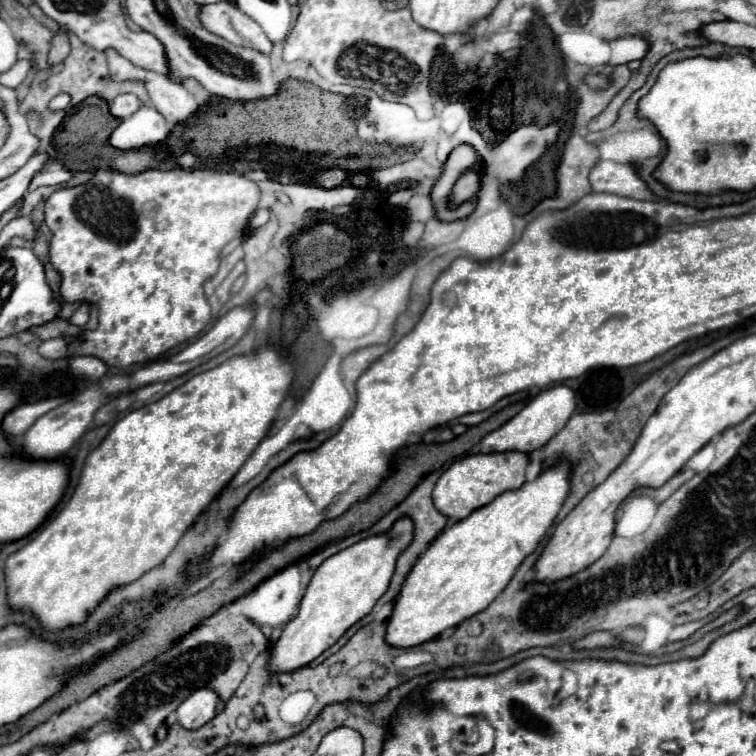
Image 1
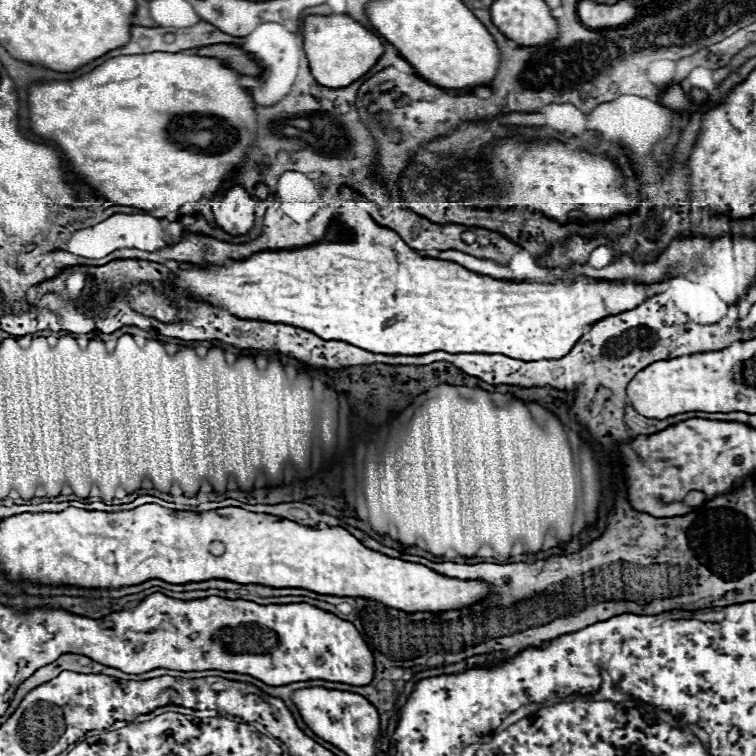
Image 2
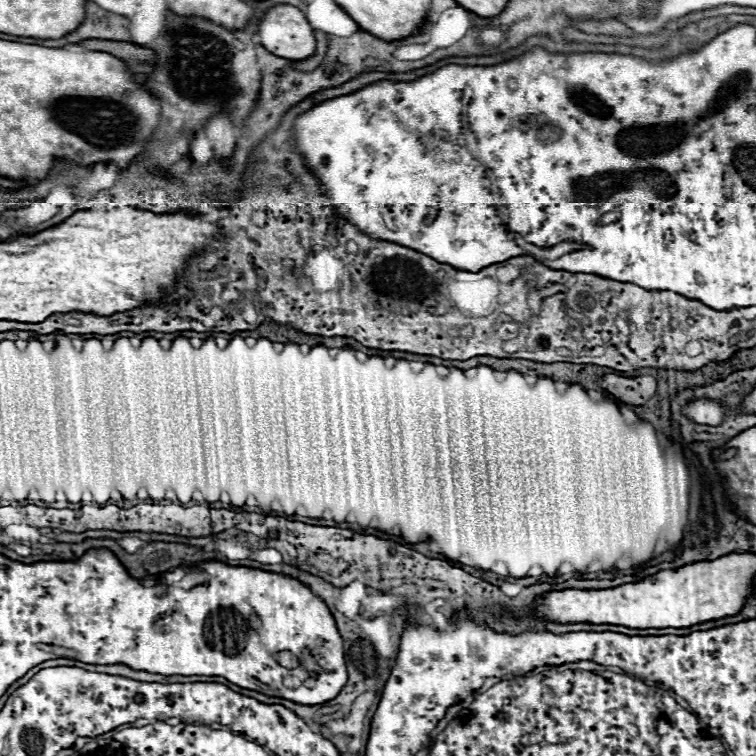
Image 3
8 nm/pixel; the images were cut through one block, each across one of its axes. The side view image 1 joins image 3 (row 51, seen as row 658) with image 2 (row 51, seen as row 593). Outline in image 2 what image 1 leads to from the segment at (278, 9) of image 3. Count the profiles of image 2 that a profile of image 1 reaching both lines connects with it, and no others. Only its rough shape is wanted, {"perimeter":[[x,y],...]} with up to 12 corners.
{"perimeter":[[348,14],[304,18],[316,82],[344,88],[384,54]]}

